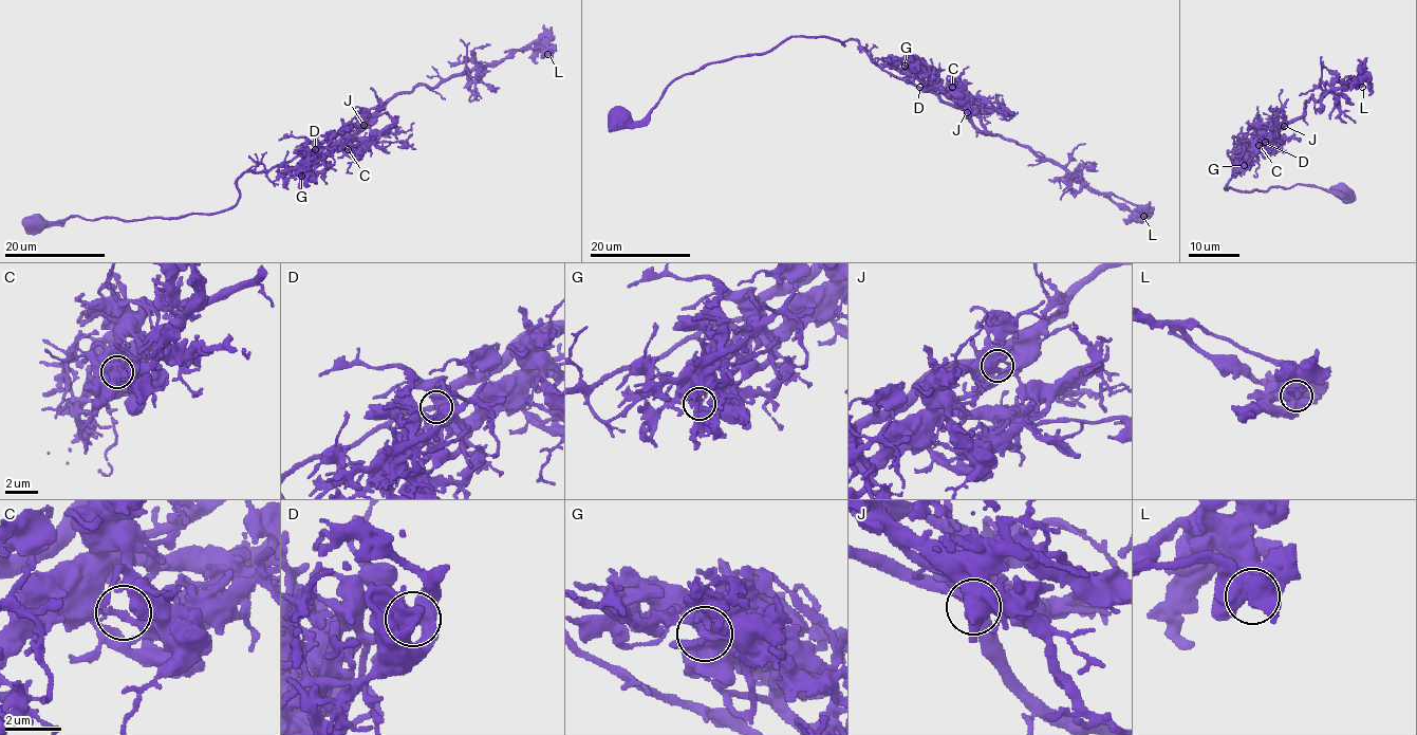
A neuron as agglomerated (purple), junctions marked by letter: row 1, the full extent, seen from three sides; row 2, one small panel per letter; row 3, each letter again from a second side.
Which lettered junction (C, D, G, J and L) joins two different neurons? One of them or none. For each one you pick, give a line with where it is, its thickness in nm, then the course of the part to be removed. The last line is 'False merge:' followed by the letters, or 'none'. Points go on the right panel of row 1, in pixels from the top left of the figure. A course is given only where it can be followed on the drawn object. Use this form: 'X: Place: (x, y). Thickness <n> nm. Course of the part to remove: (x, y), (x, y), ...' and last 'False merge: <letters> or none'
G: Place: (1244, 165). Thickness 500 nm. Course of the part to remove: (1244, 164), (1243, 152), (1238, 149), (1253, 131)
False merge: G

